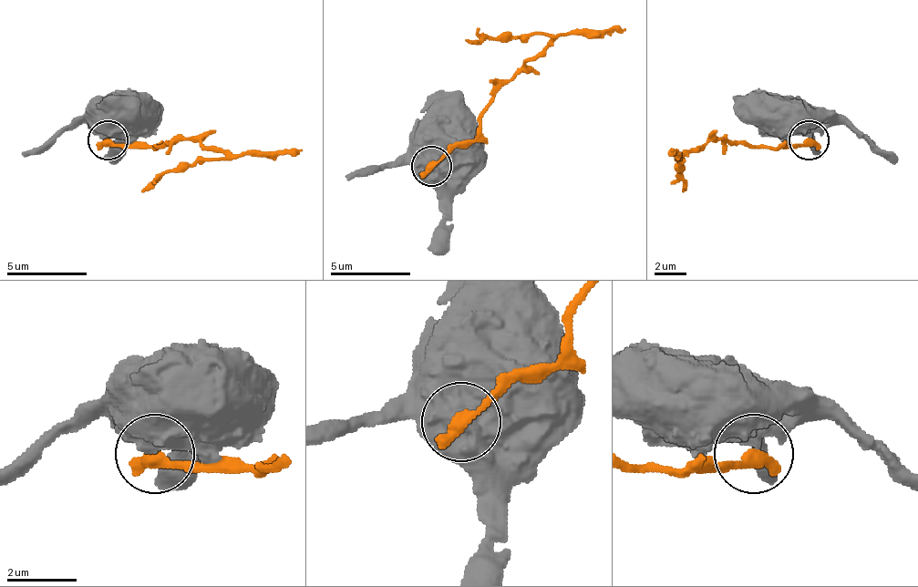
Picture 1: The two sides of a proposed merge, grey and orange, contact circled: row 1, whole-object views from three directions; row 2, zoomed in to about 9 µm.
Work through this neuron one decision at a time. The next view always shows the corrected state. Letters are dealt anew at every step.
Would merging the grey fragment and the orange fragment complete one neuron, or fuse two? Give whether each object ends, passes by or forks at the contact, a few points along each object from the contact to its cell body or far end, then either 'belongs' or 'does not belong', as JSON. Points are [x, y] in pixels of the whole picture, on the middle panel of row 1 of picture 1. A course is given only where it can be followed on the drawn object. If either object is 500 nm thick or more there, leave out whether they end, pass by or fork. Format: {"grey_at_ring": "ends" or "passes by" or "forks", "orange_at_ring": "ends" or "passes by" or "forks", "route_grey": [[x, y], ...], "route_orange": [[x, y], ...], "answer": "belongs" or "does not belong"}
{"route_grey": [[430, 167], [450, 139], [442, 131]], "route_orange": [[430, 167], [478, 131], [482, 107], [550, 39], [502, 35], [466, 39]], "answer": "does not belong"}

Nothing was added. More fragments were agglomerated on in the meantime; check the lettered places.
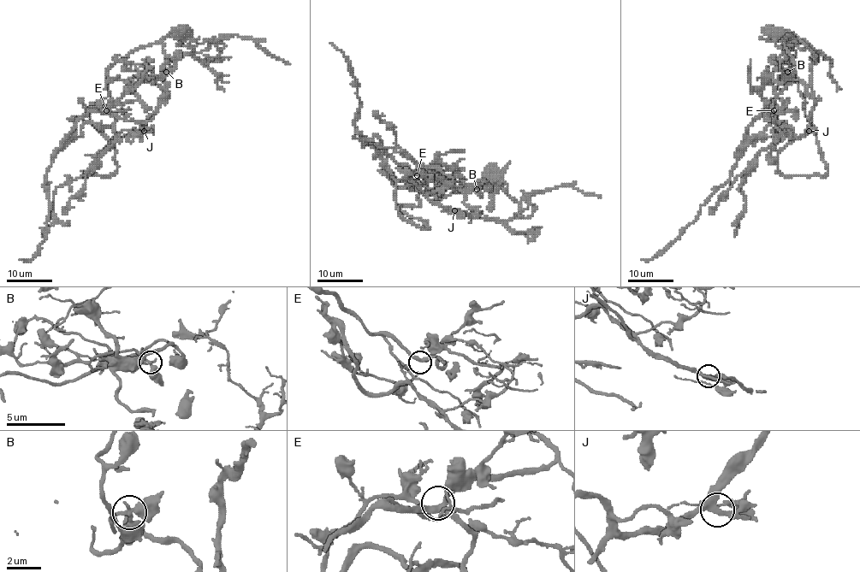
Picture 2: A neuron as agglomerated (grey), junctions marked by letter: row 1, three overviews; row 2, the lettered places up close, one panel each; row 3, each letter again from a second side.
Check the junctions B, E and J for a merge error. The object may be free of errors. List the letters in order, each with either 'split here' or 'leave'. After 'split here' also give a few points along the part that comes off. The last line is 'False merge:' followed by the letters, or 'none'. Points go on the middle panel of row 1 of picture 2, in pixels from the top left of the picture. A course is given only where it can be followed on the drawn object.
B: split here | (477, 189), (471, 189), (451, 168), (447, 168), (440, 175), (444, 176)
E: leave
J: leave
False merge: B

